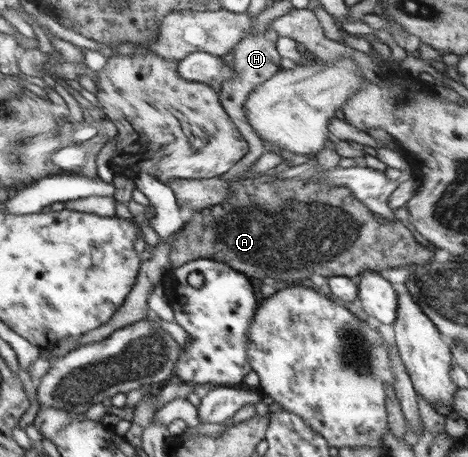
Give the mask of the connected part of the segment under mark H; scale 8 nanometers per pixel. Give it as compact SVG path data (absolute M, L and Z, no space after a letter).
M269 23L269 28L265 31L265 33L254 37L250 30L250 32L248 32L234 48L234 67L236 68L236 76L227 82L221 83L222 88L218 93L219 102L223 106L231 121L234 123L235 127L247 142L249 152L240 162L237 162L225 176L219 176L219 179L226 178L229 181L235 180L236 177L243 175L244 172L247 172L247 170L249 170L249 166L255 164L261 156L267 153L266 146L257 134L255 134L255 131L251 128L251 125L247 122L244 106L245 100L247 100L247 95L251 94L251 92L255 89L255 86L265 82L268 78L271 78L274 74L277 74L282 70L279 63L281 57L275 48L275 43L278 37L278 34L270 27Z

